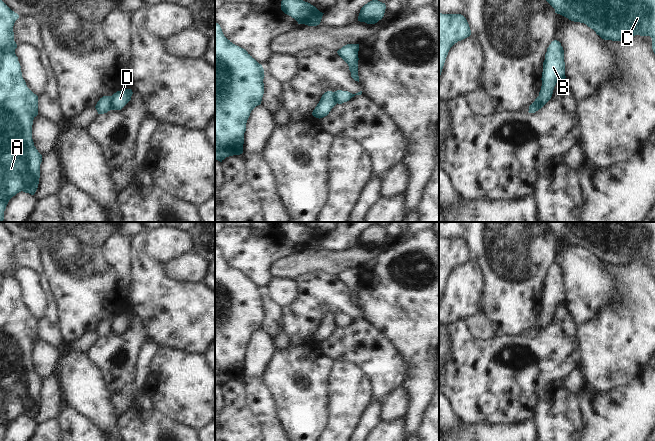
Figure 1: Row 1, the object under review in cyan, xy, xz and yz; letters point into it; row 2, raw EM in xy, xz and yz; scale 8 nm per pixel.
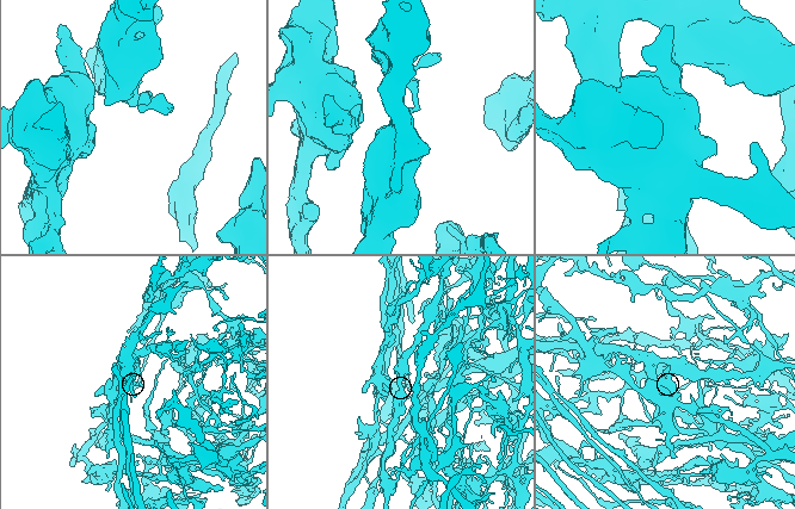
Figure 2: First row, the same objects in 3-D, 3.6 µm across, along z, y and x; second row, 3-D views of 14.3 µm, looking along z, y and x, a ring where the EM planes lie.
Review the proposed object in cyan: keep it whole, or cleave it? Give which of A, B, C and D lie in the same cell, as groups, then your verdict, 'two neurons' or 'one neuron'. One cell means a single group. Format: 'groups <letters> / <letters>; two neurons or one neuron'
groups A B C / D; two neurons

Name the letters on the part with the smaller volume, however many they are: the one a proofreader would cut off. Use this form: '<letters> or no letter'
D

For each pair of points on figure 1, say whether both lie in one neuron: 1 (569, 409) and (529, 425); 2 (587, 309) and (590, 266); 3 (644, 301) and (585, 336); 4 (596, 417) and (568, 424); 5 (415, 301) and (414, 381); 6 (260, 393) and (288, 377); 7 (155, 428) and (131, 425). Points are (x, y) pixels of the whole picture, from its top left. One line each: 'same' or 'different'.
1: different
2: same
3: same
4: different
5: same
6: different
7: same

